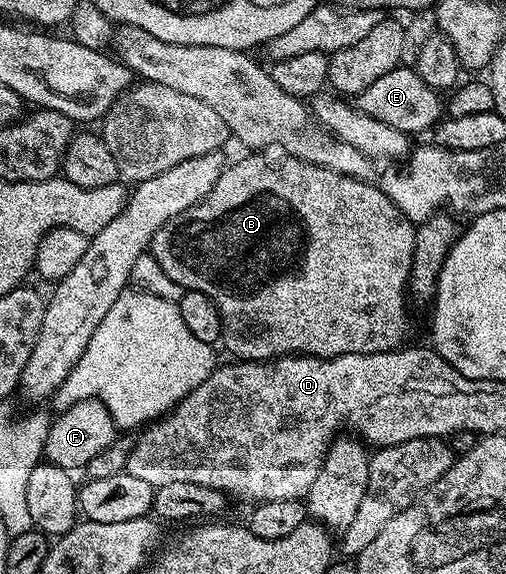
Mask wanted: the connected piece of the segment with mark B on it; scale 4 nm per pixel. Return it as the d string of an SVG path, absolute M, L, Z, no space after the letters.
M247 154L244 160L239 160L236 164L228 163L224 167L221 178L217 178L217 182L213 186L213 190L203 200L199 200L189 210L185 210L181 214L177 214L169 222L165 222L165 226L161 226L161 230L155 232L154 238L151 240L149 255L157 258L157 262L161 262L161 270L165 270L165 274L169 274L169 278L173 278L173 282L177 282L188 292L200 292L209 298L213 298L213 302L217 306L217 310L221 314L221 326L223 327L223 334L221 337L221 344L224 344L229 351L232 352L236 361L242 362L245 360L257 360L266 362L274 360L280 356L319 356L324 360L325 358L333 358L341 354L377 354L378 352L389 352L398 349L404 343L403 335L407 332L407 304L409 305L409 285L411 283L411 267L413 266L413 244L415 242L416 225L411 221L405 219L401 214L401 210L396 204L384 194L382 188L378 183L372 182L370 179L360 178L357 176L346 176L339 174L333 170L329 170L325 166L317 166L310 164L304 160L299 160L295 156L286 154L279 154L276 160L270 160L267 154Z

